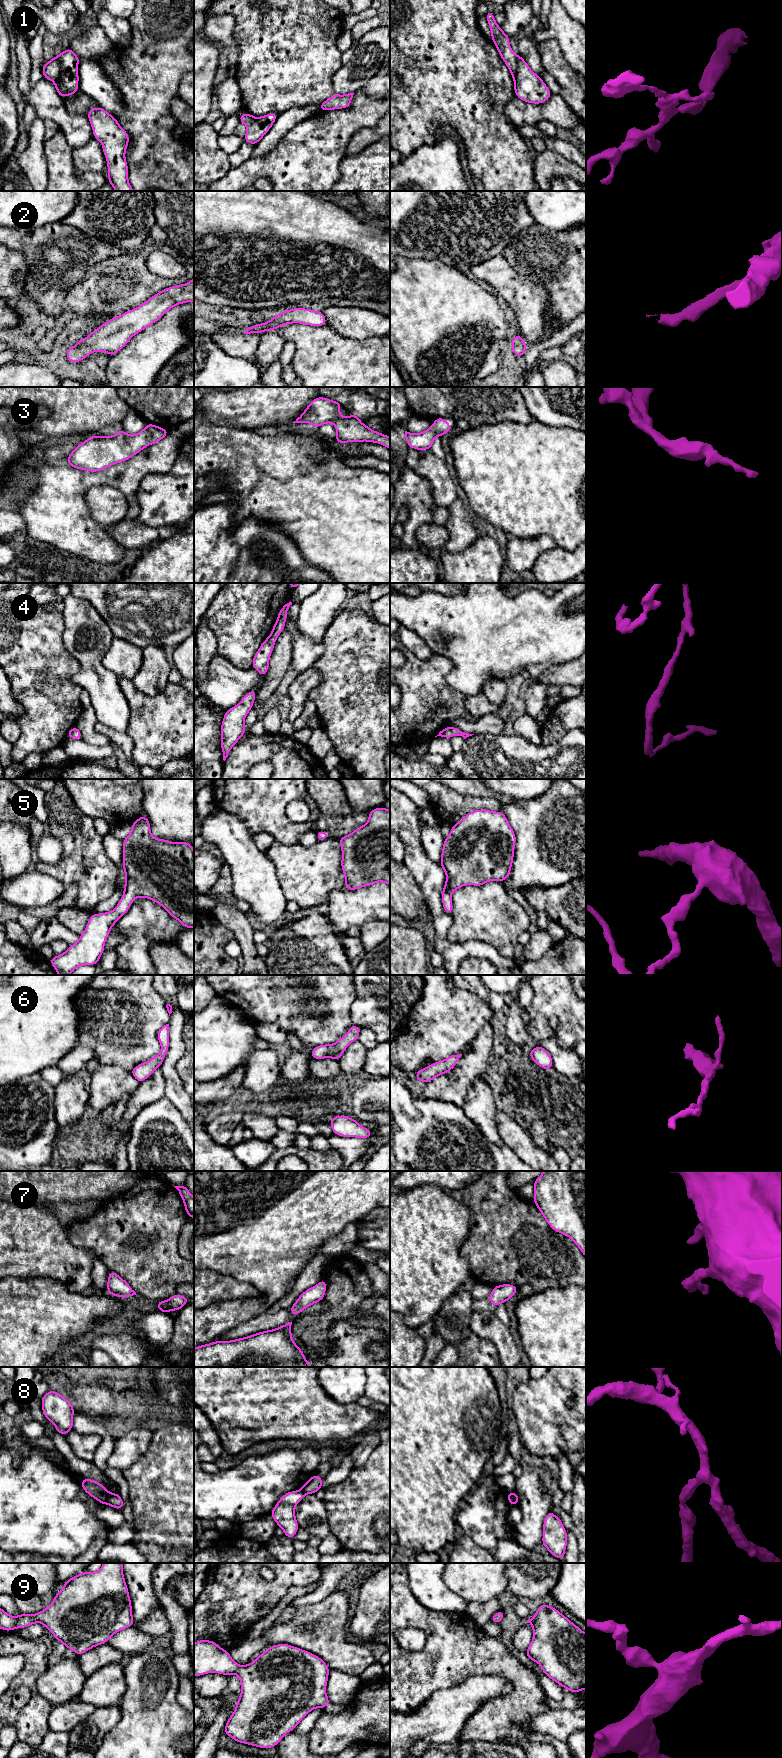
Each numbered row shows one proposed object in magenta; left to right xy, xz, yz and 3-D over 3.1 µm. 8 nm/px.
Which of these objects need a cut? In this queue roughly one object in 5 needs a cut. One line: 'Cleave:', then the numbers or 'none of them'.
Cleave: 1, 8

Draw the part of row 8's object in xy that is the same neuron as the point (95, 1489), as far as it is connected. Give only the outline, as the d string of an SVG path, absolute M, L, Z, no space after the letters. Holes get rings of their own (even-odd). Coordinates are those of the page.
M81 1479L81 1485L83 1490L91 1497L96 1499L101 1504L105 1505L108 1501L108 1490L101 1483L92 1479Z

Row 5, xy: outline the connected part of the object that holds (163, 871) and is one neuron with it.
M142 815L132 823L131 833L123 840L123 871L126 875L124 892L116 908L110 912L91 914L84 932L79 940L68 947L61 955L49 961L59 975L70 975L74 969L83 965L96 965L104 949L105 941L111 928L127 913L134 899L144 897L157 902L171 917L177 919L184 928L194 928L194 850L189 842L170 842L154 838L150 831L150 822Z

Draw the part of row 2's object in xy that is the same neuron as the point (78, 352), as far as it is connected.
M194 278L186 284L168 287L143 304L96 328L86 338L66 349L67 360L78 363L95 351L115 355L137 333L157 322L176 305L194 301Z

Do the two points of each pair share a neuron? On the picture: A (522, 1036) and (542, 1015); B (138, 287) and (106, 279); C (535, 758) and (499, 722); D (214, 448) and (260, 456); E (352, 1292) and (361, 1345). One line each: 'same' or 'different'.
A: different
B: same
C: different
D: same
E: different

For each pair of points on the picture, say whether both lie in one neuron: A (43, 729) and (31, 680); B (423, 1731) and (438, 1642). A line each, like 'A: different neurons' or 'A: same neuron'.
A: same neuron
B: different neurons

